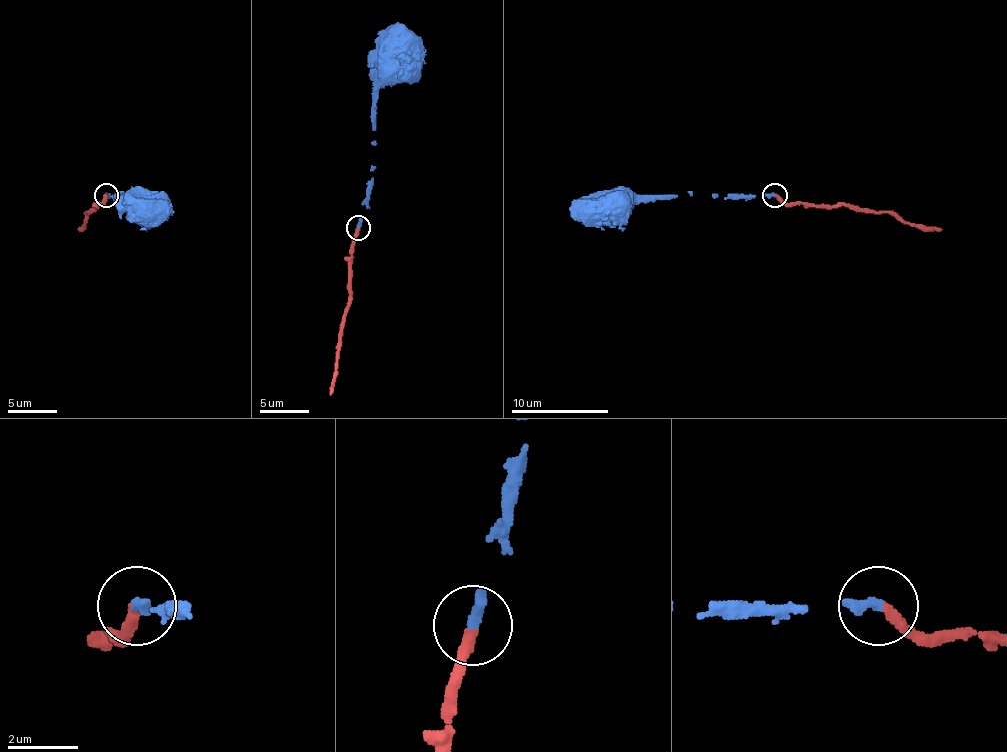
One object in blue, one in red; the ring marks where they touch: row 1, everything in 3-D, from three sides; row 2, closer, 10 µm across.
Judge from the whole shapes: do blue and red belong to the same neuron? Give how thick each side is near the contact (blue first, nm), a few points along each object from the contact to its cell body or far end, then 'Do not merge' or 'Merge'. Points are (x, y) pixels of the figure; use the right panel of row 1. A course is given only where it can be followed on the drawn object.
Thickness 320 nm (blue) against 320 nm. Course of blue: (775, 194), (626, 194), (612, 204). Course of red: (775, 194), (785, 202), (853, 204), (870, 212), (890, 212), (904, 221), (941, 229). Merge

